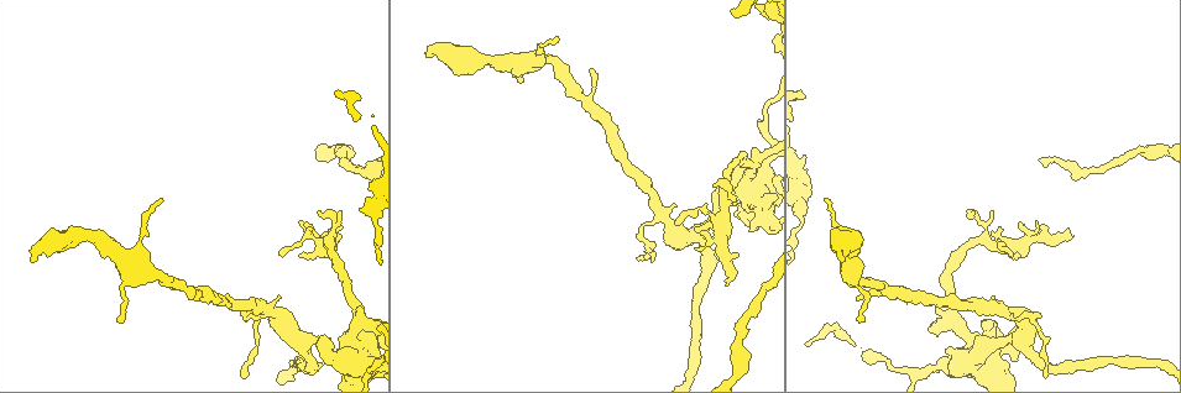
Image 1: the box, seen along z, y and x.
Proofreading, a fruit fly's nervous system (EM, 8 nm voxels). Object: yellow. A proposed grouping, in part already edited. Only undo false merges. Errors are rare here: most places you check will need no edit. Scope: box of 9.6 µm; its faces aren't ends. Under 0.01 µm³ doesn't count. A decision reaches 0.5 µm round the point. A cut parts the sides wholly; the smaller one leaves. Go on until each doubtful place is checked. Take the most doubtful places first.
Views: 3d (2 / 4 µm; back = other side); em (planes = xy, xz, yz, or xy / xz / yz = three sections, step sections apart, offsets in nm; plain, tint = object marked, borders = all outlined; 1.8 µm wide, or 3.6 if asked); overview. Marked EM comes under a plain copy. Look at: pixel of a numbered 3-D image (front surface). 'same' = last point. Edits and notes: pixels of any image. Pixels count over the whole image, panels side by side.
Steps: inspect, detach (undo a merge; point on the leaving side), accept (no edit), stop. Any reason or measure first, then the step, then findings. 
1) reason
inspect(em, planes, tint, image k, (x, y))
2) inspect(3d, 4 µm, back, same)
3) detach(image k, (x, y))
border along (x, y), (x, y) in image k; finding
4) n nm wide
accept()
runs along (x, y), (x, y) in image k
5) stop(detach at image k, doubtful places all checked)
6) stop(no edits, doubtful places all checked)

inspect(em, 3.6 µm, xy, step 16, tint, image 1, (749, 190))

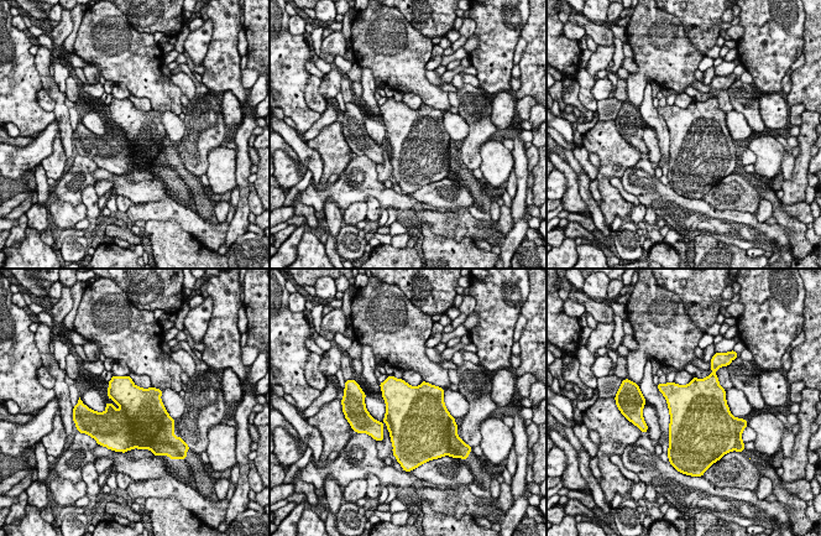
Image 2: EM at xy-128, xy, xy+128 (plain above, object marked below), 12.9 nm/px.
inspect(em, 3.6 µm, planes, tint, same)

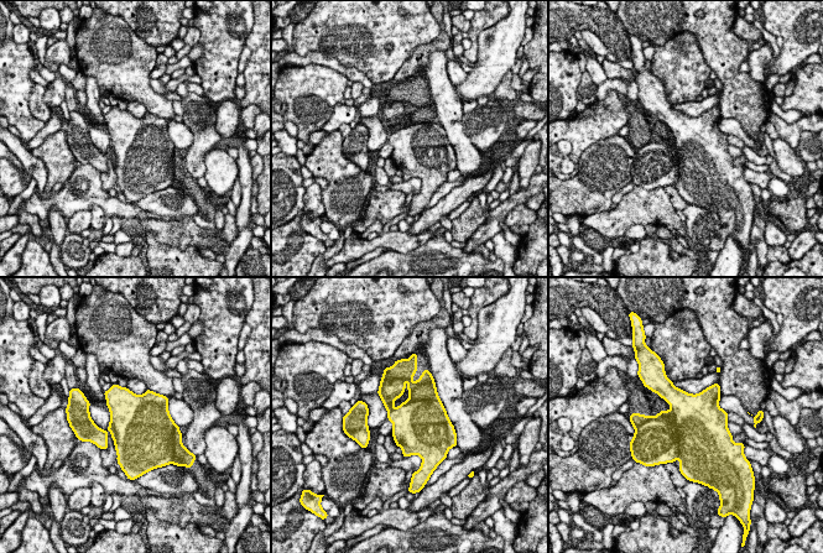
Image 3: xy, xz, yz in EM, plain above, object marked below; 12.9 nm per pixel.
detach(image 3, (687, 424))
border along (657, 415), (668, 418), (677, 457) in image 3; two cells meet here

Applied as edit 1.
see it whole again
inspect(overview)

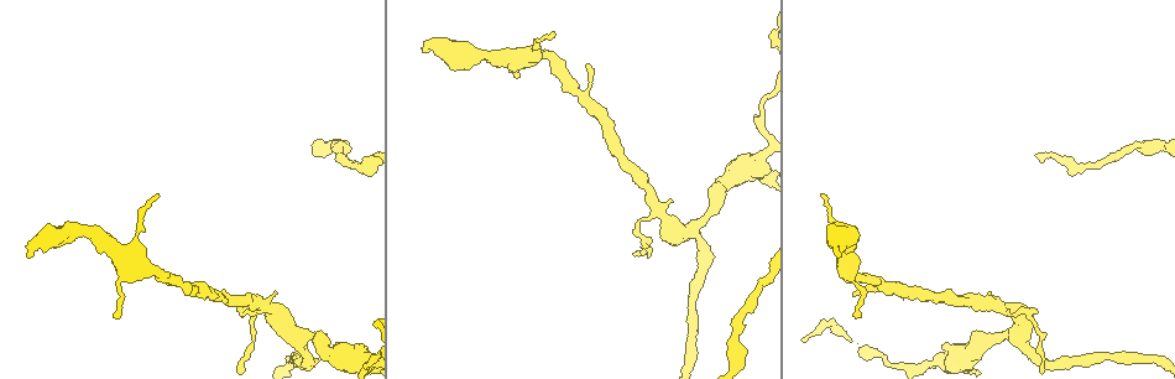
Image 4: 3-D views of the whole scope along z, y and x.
sharp bend
inspect(3d, 4 µm, image 4, (40, 239))

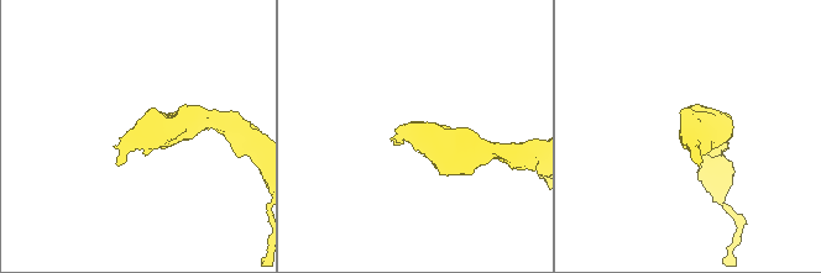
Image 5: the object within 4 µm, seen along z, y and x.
inspect(em, 3.6 µm, yz, step 16, tint, image 5, (134, 135))

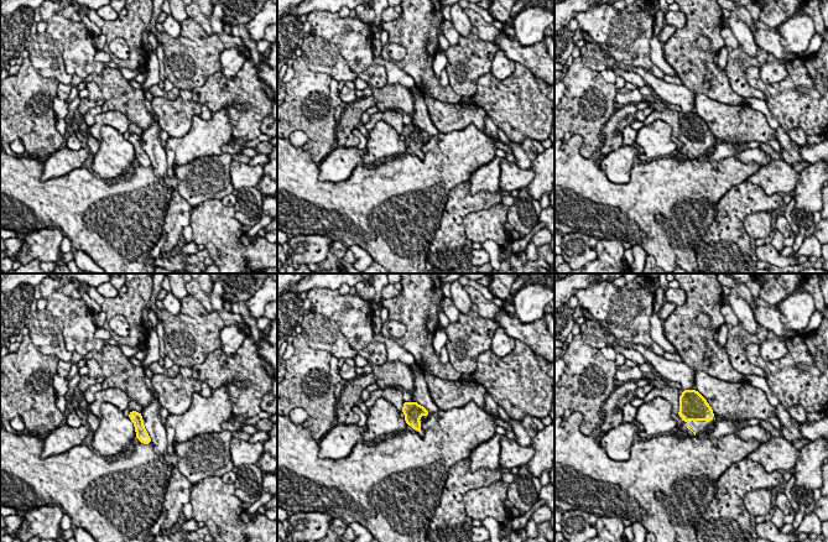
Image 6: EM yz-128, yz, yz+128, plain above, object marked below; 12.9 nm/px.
inspect(em, 3.6 µm, planes, tint, same)

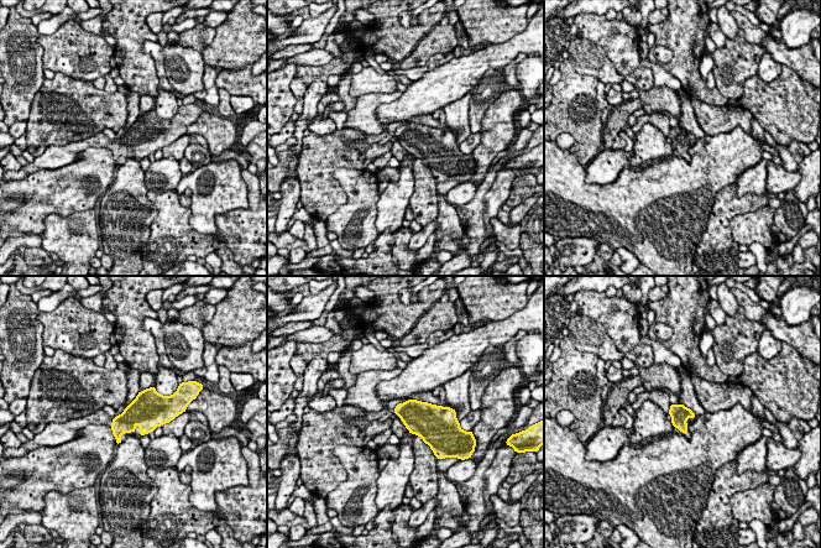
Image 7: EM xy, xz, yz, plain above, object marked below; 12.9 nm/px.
accept()
one cell here

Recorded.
stop(detach at image 3, doubtful places all checked)

